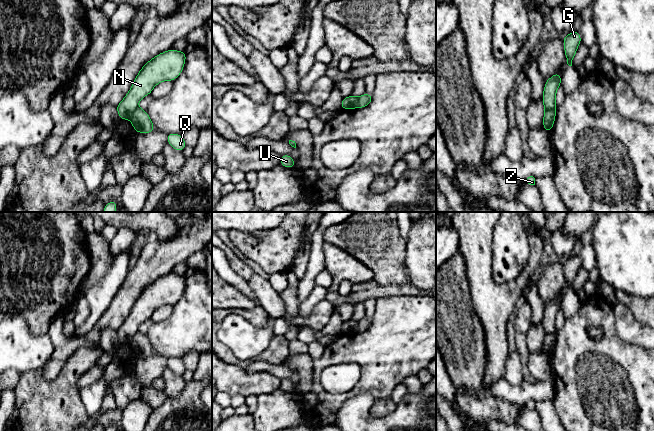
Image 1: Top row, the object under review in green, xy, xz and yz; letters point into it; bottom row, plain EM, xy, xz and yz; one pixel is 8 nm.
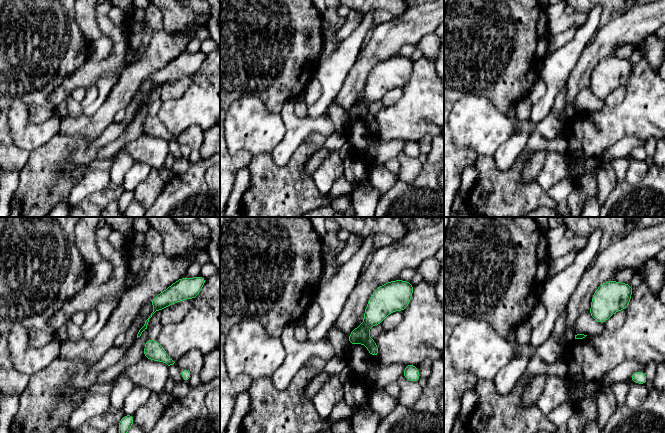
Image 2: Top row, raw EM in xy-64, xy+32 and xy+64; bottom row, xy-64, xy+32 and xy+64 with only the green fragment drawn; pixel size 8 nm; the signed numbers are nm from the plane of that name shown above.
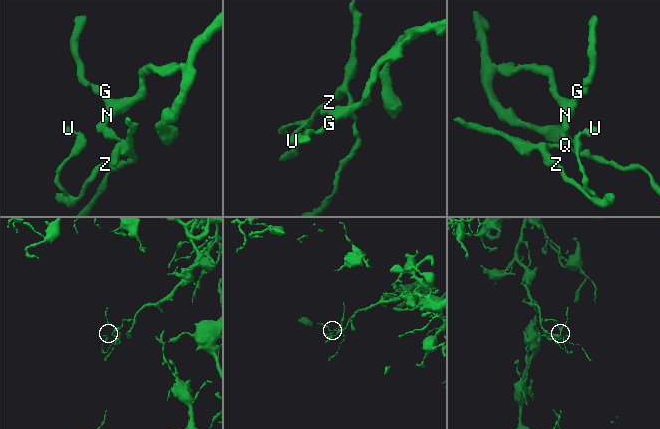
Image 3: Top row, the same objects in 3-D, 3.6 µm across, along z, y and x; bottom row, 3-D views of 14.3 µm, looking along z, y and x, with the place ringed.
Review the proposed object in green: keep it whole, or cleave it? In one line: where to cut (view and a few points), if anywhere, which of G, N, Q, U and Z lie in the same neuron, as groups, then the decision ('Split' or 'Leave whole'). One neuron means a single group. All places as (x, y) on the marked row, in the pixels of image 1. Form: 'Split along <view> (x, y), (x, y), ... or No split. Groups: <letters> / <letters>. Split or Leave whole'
Split along xy (138, 107), (129, 118). Groups: G N / Q U Z. Split

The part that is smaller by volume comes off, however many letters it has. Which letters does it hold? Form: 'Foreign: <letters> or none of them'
Foreign: Q, U, Z

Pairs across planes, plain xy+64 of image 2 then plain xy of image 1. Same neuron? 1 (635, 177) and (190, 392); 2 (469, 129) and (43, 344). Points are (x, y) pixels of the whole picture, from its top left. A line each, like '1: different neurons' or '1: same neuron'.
1: different neurons
2: same neuron

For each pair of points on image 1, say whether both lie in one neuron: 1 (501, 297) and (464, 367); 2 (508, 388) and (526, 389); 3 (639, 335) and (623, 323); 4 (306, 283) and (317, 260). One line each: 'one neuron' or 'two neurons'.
1: two neurons
2: one neuron
3: one neuron
4: one neuron

